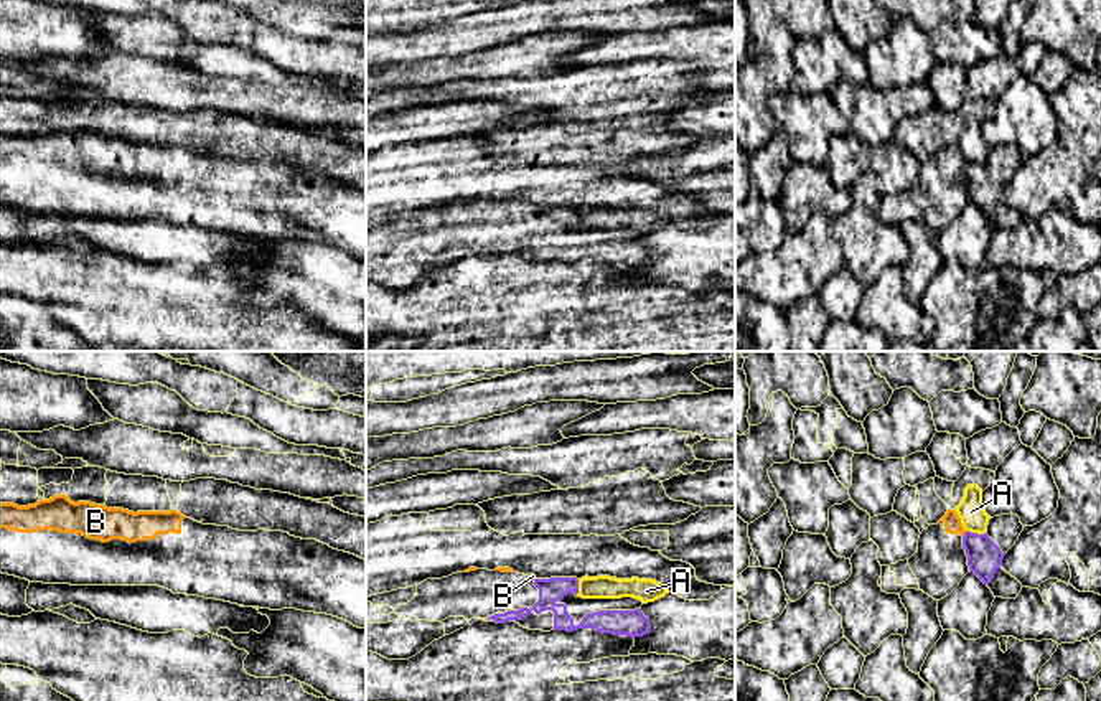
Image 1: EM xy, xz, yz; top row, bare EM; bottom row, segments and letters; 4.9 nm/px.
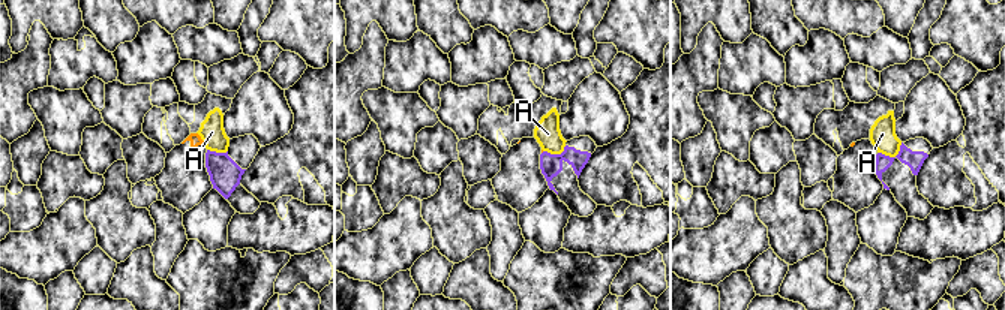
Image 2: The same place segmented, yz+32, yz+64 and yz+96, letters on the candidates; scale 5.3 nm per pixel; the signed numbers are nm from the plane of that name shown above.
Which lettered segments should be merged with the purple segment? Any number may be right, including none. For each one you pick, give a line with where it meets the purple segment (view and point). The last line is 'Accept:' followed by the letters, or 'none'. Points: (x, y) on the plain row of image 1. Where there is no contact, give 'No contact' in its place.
Accept: none

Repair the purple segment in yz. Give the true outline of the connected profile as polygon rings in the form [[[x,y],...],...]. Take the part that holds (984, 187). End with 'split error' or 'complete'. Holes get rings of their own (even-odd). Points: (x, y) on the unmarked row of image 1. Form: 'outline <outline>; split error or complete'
outline [[[1009,143],[991,148],[984,165],[966,162],[963,167],[969,201],[991,219],[994,228],[1015,229],[1022,221],[1022,214],[1000,198],[1005,183],[1022,162],[1020,148]]]; split error

